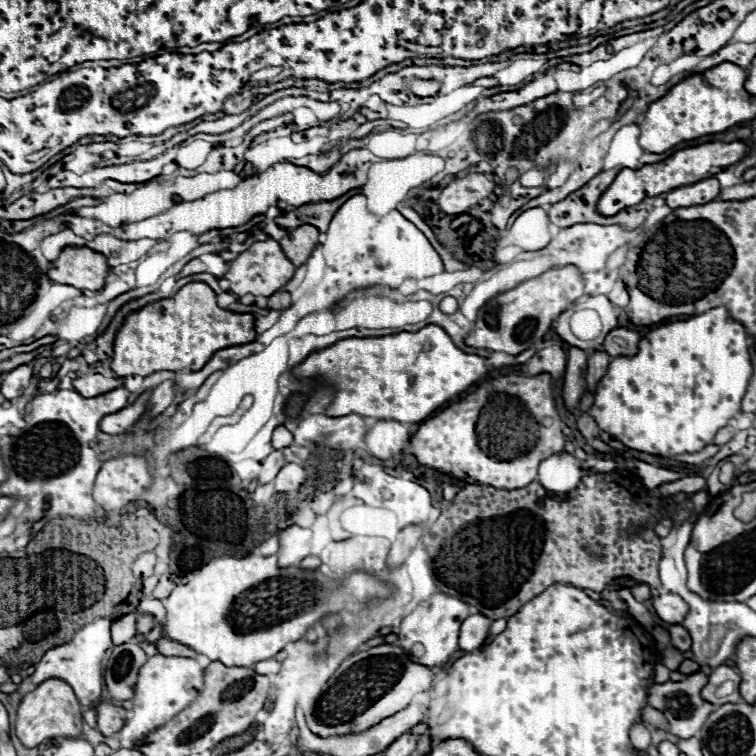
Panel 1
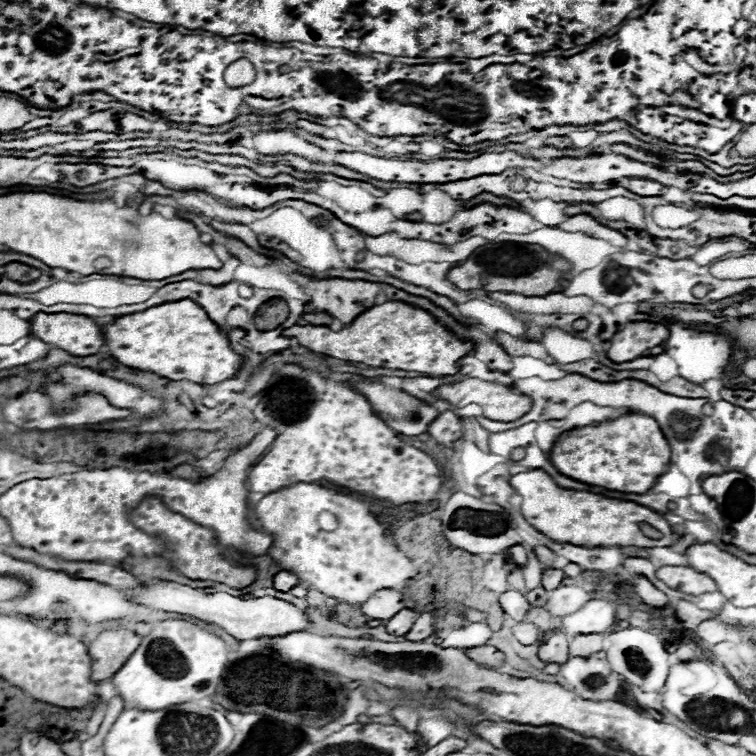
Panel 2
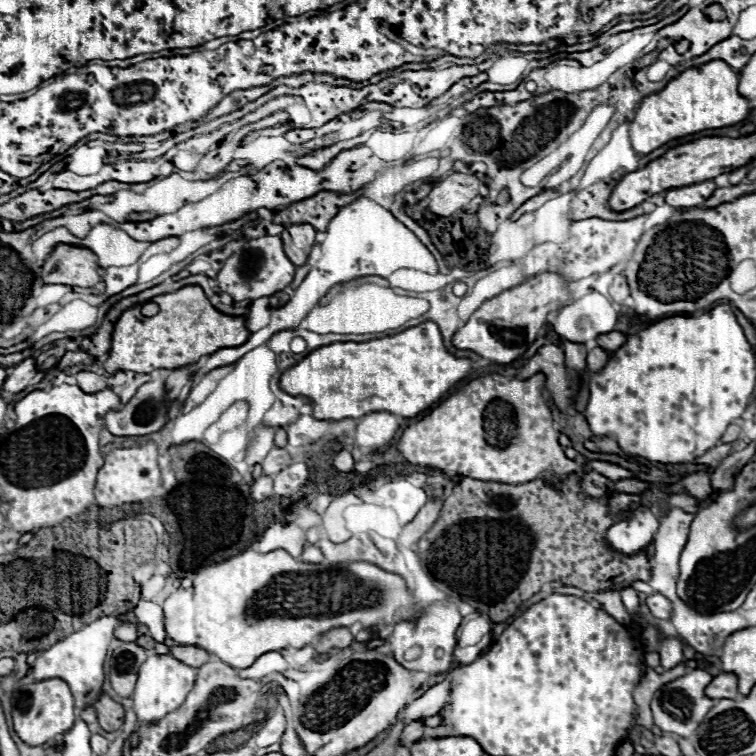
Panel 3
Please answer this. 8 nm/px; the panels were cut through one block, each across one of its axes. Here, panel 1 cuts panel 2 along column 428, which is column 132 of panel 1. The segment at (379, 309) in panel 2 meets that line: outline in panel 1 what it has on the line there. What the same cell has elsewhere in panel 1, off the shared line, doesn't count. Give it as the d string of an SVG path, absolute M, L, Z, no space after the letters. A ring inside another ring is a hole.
M190 282L172 298L164 298L130 314L116 334L112 370L124 376L150 376L160 370L198 372L214 352L256 340L254 314L238 314L218 306L216 292L204 282Z

